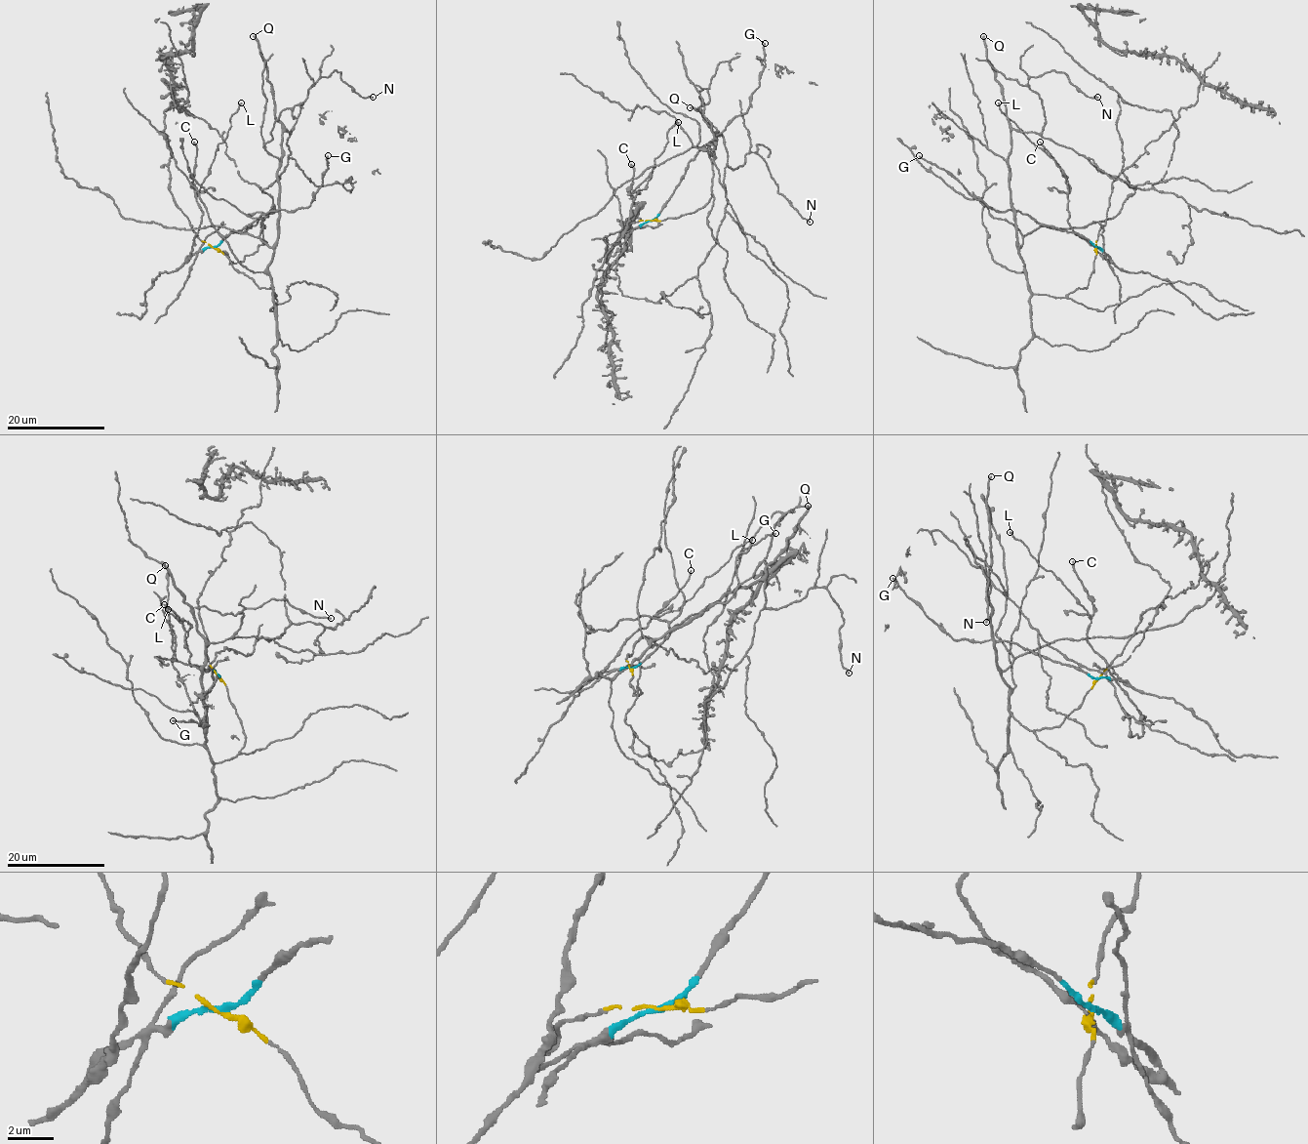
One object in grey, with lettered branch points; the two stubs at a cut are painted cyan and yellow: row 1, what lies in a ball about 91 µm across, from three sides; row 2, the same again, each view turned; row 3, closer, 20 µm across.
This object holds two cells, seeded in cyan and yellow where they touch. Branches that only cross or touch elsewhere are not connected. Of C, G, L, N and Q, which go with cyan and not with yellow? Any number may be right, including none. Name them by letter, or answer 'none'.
C, G, L

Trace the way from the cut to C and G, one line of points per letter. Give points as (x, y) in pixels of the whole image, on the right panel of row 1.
C: (1096, 247), (1108, 257), (1080, 237), (1068, 222), (1070, 185), (1060, 166), (1040, 142)
G: (1096, 247), (1075, 232), (1043, 226), (1010, 209), (996, 212), (943, 170), (919, 156)

